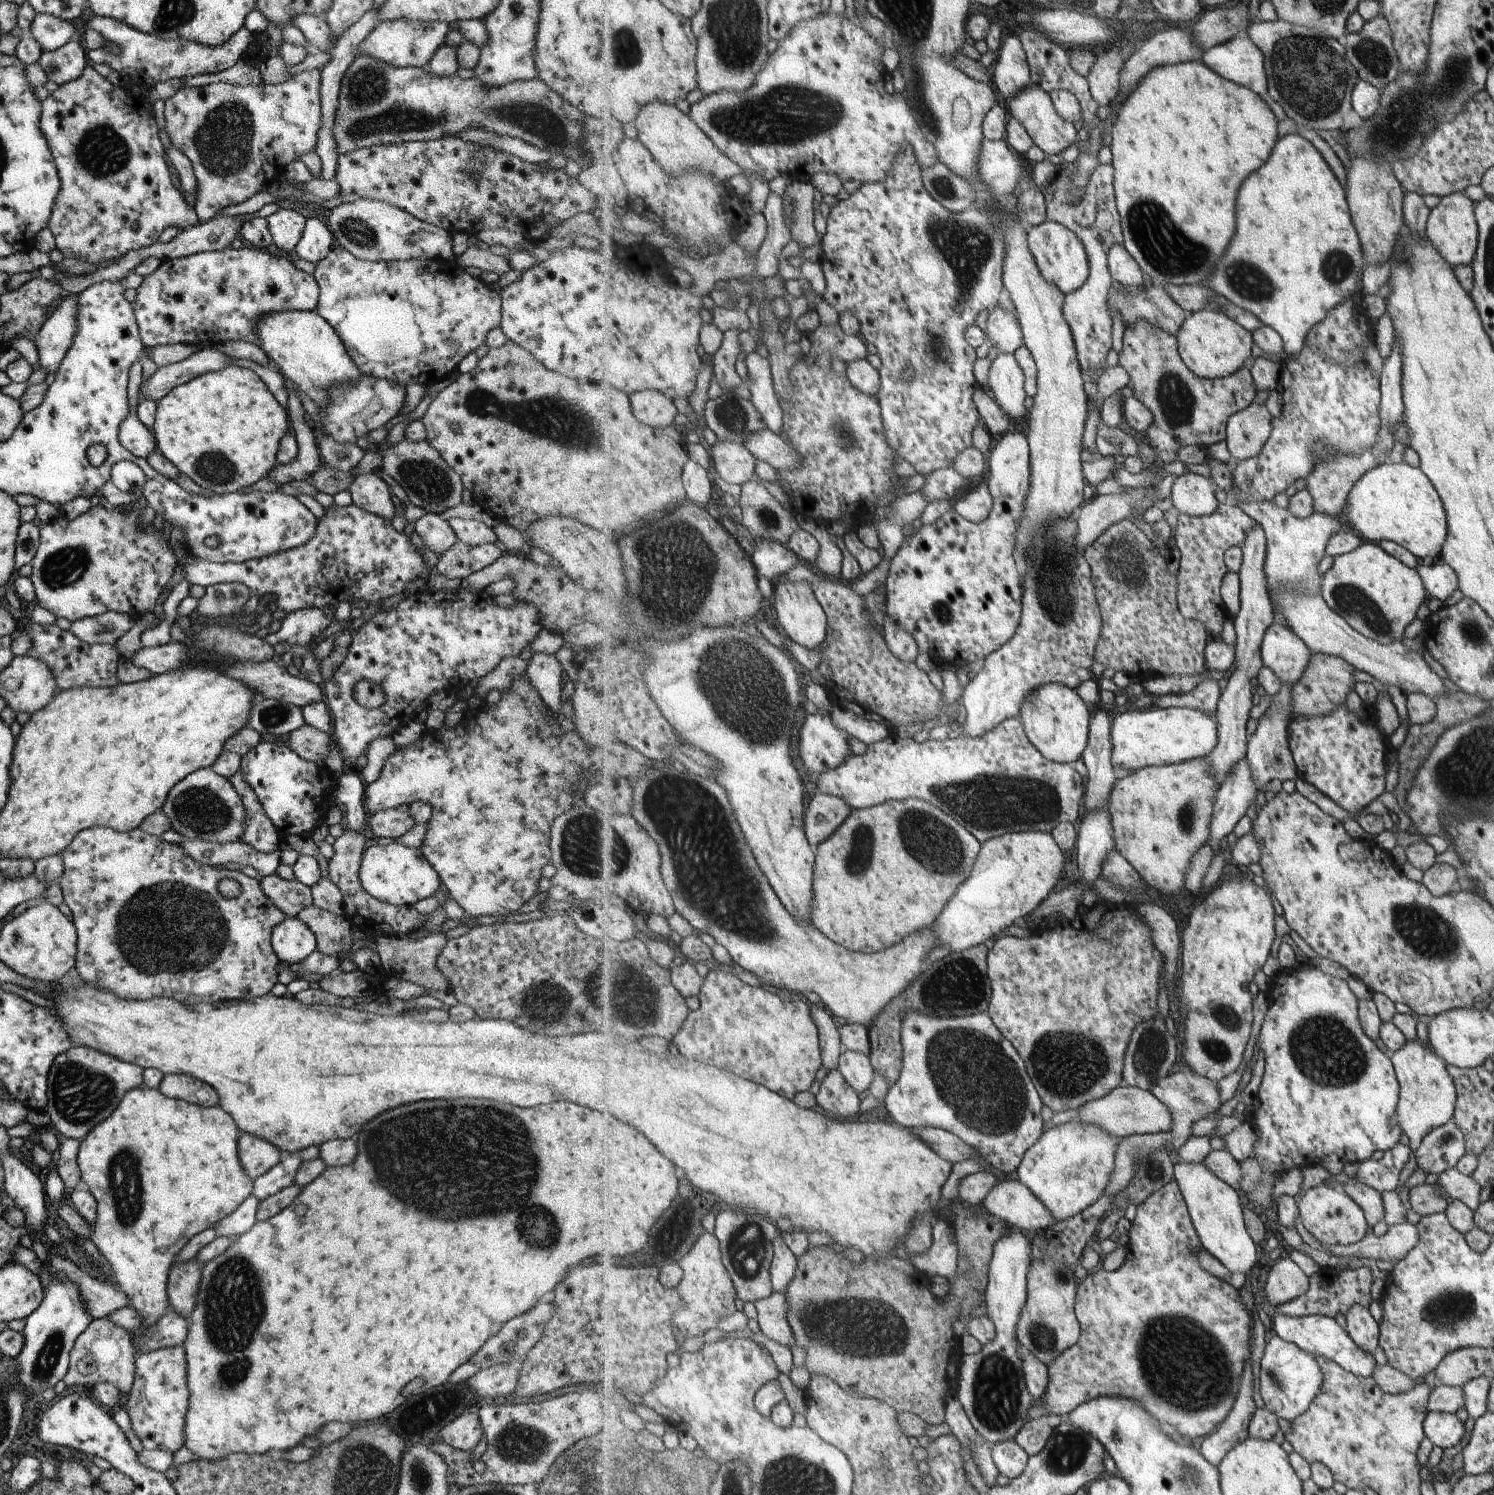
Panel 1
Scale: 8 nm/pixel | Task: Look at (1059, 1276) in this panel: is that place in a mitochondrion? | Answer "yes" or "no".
yes

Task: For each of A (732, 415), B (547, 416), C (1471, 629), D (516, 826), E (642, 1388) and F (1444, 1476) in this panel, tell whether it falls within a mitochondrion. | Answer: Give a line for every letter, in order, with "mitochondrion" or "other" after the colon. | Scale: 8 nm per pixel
A: mitochondrion
B: mitochondrion
C: mitochondrion
D: other
E: other
F: other

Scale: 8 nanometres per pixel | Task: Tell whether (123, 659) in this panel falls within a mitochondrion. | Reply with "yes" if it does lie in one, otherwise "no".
no

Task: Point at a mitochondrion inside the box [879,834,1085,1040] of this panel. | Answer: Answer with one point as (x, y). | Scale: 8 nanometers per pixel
(957, 987)

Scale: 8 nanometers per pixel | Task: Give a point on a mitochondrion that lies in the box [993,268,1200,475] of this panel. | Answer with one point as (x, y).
(1177, 401)

